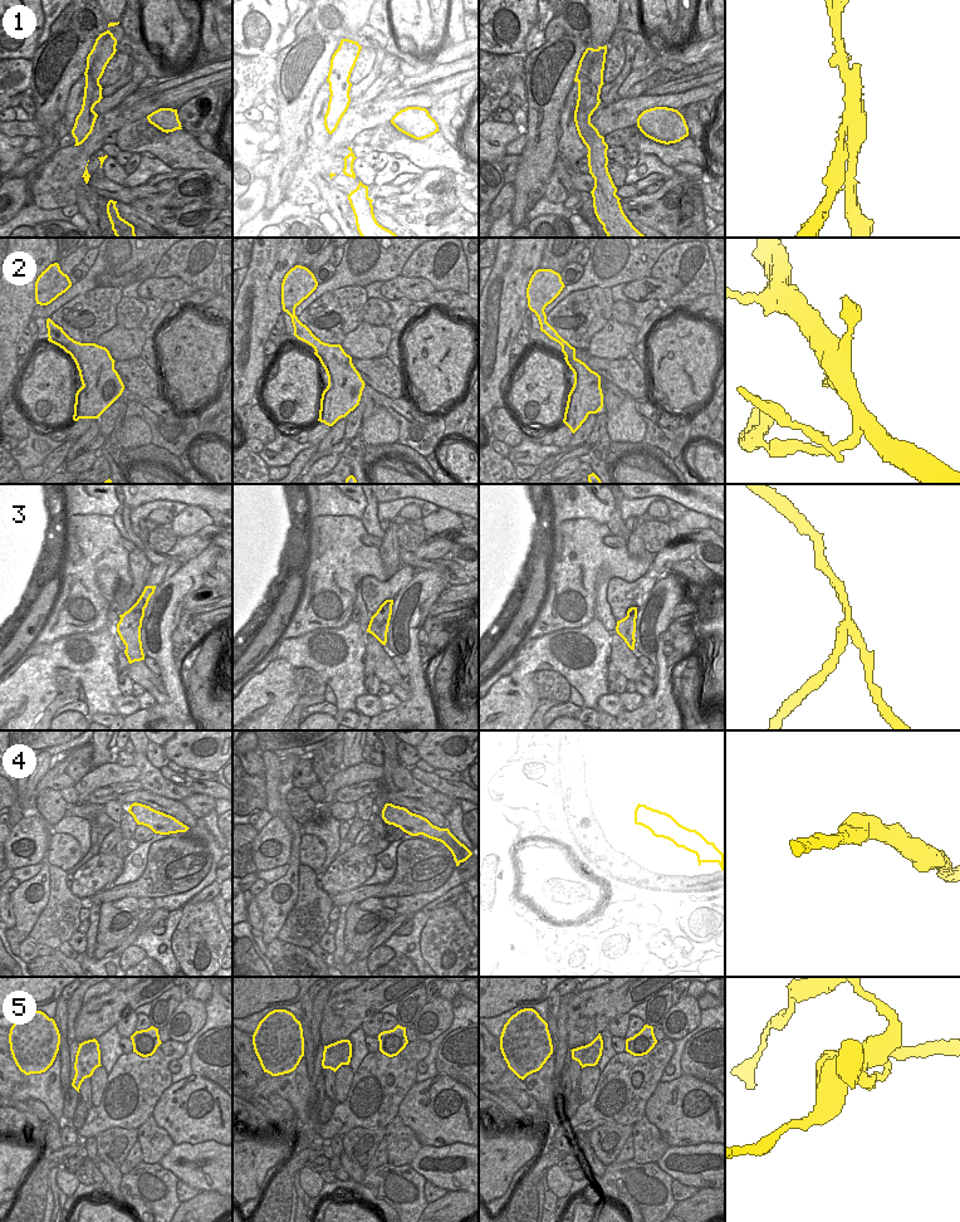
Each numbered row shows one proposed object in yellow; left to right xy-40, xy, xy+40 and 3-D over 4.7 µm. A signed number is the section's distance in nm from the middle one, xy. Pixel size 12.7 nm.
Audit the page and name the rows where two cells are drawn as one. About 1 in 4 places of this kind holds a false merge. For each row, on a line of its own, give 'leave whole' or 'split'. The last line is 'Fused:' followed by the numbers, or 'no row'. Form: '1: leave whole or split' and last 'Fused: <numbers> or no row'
1: split
2: leave whole
3: split
4: leave whole
5: split
Fused: 1, 3, 5

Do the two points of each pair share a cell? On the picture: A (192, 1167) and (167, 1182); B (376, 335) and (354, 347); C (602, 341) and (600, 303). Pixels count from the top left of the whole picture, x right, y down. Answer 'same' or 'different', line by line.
A: different
B: same
C: different

